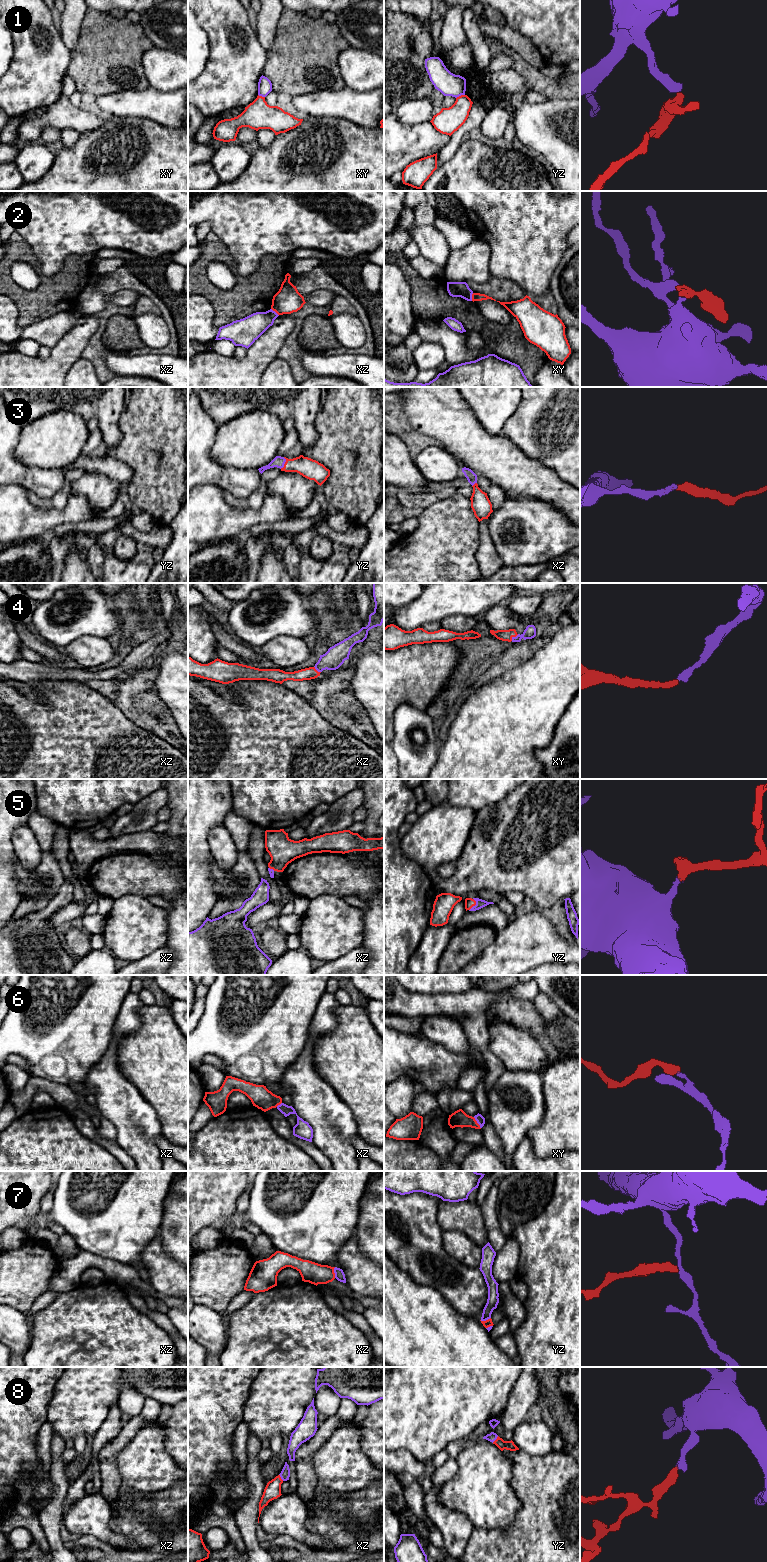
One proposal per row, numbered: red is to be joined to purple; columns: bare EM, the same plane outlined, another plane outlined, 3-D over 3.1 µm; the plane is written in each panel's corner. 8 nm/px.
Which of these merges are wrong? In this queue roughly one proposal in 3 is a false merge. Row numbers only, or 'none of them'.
1, 2, 7

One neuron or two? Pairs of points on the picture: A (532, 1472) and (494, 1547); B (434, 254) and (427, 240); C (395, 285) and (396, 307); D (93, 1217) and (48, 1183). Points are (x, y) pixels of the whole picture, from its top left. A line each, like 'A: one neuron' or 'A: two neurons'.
A: one neuron
B: one neuron
C: one neuron
D: two neurons

